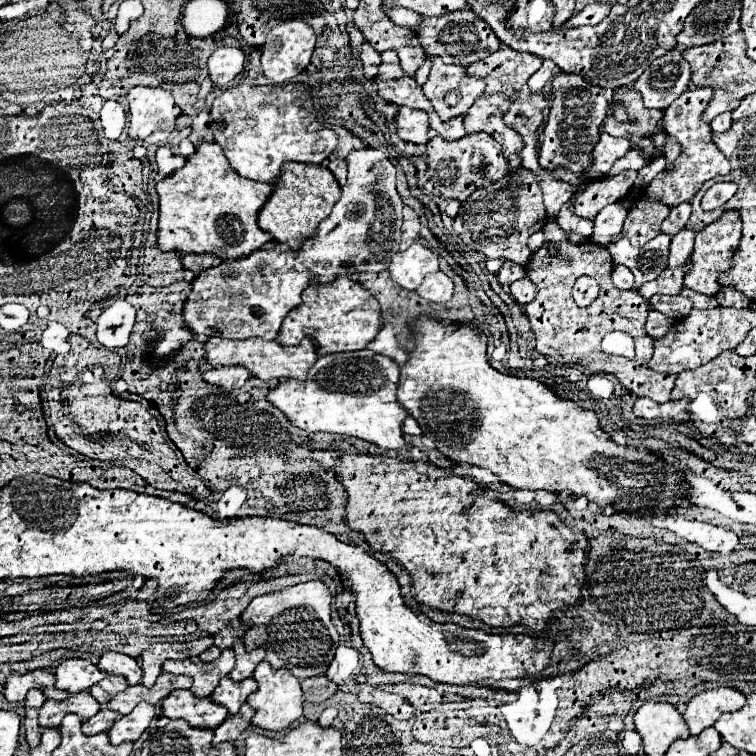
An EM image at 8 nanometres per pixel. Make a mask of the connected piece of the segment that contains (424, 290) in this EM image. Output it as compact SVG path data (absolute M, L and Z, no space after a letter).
M435 272L435 274L427 274L423 284L417 288L417 294L429 302L435 304L445 304L451 300L453 296L453 282L447 274L443 272Z

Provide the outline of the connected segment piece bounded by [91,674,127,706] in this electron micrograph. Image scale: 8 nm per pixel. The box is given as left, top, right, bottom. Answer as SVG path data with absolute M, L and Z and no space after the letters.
M109 674L107 678L103 678L101 682L97 682L93 688L91 688L91 694L95 696L95 700L105 706L117 692L125 690L127 688L127 680L123 676L113 676Z

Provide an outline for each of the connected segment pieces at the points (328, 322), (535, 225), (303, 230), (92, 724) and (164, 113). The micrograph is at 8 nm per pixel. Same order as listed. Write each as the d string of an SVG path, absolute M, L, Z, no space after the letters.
M335 278L329 284L313 284L303 290L301 306L293 308L277 334L277 342L283 346L295 346L305 336L315 340L319 356L331 352L353 352L367 348L381 330L381 306L379 302L357 282L349 278Z
M517 166L511 174L507 174L507 178L493 182L493 186L481 186L475 190L471 198L461 204L459 214L453 220L453 230L471 250L483 252L487 258L505 258L525 266L531 258L527 238L541 230L545 222L547 214L543 208L539 176L523 166Z
M289 162L283 166L281 176L283 178L273 184L269 202L259 212L259 226L263 226L277 242L285 242L289 248L299 250L307 238L315 236L319 222L331 214L335 202L341 198L341 186L335 176L319 164Z
M101 708L91 720L83 722L83 734L93 736L99 732L107 732L115 724L115 720L119 720L119 718L121 718L119 712L111 712L109 708Z
M135 86L129 90L127 100L131 112L131 138L145 144L159 144L173 132L181 108L175 106L173 96L167 90Z

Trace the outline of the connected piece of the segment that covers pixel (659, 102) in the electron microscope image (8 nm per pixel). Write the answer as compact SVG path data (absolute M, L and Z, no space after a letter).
M675 46L663 58L657 58L647 68L647 74L637 78L633 88L643 94L647 108L665 110L689 88L689 82L691 68L683 58L683 50Z

